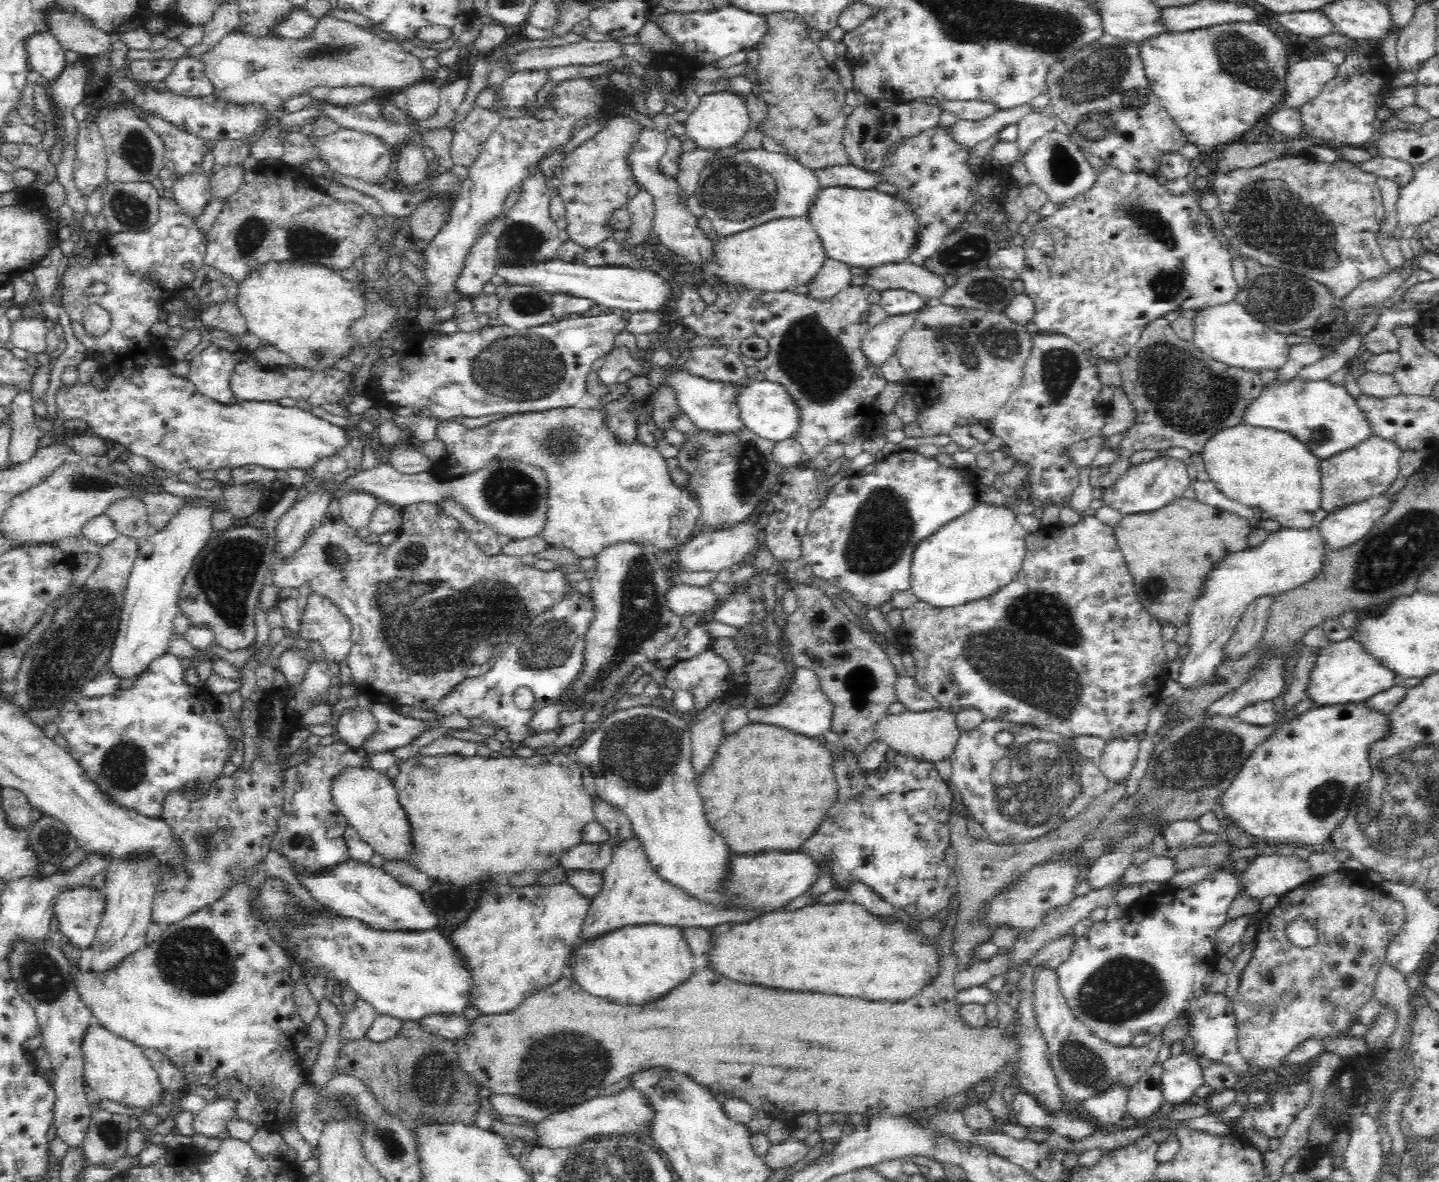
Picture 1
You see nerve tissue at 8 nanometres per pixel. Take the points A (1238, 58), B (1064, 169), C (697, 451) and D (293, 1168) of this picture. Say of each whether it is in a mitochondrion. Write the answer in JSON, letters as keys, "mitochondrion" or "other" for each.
{"A":"mitochondrion","B":"mitochondrion","C":"mitochondrion","D":"other"}

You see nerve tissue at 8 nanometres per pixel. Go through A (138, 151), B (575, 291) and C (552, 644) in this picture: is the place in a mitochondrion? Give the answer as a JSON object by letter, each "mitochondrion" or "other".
{"A":"mitochondrion","B":"other","C":"mitochondrion"}

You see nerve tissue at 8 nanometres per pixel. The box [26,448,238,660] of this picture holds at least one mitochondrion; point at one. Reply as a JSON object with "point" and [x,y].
{"point":[82,481]}

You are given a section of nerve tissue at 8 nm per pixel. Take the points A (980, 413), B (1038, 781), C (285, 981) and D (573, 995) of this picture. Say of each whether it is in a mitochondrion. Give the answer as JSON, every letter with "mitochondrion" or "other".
{"A":"other","B":"mitochondrion","C":"other","D":"other"}

